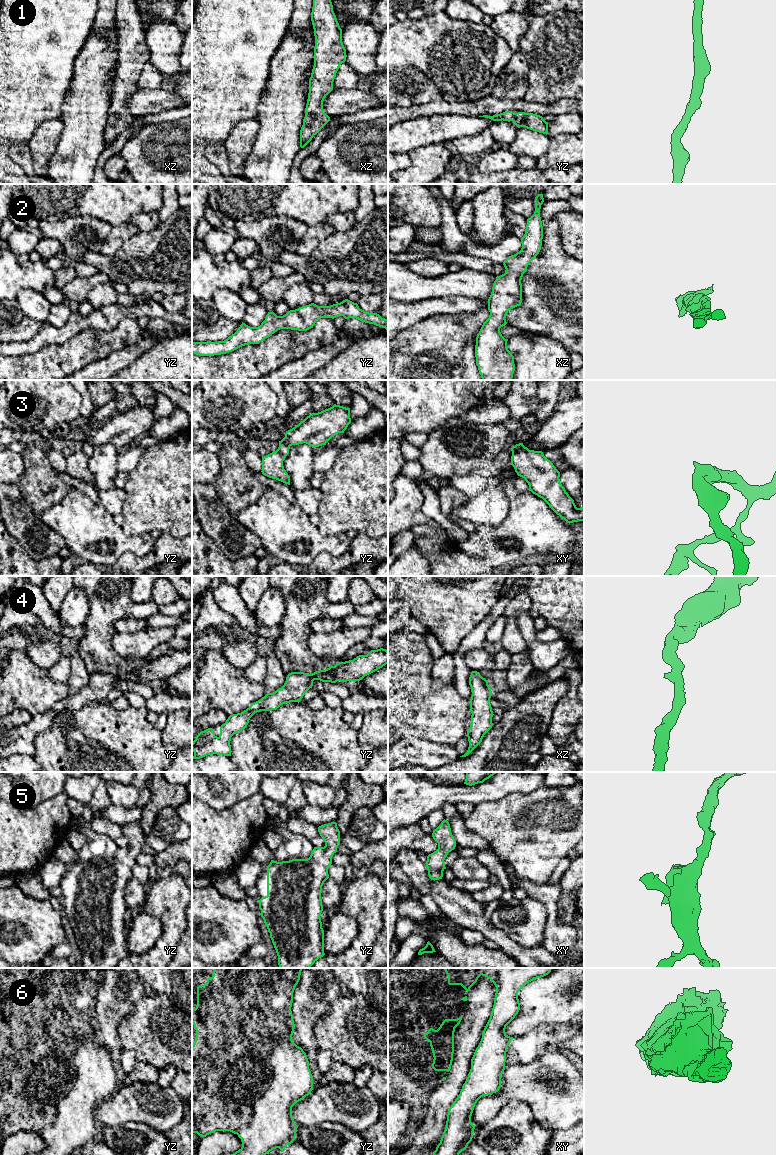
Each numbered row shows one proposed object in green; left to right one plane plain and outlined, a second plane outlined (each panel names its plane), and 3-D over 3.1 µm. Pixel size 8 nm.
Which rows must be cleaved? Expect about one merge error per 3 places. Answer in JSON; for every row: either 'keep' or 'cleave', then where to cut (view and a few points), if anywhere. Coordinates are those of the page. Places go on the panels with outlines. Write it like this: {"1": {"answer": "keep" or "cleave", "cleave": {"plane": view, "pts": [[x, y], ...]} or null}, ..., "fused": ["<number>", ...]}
{"1": {"answer": "keep", "cleave": null}, "2": {"answer": "keep", "cleave": null}, "3": {"answer": "keep", "cleave": null}, "4": {"answer": "keep", "cleave": null}, "5": {"answer": "keep", "cleave": null}, "6": {"answer": "keep", "cleave": null}, "fused": []}

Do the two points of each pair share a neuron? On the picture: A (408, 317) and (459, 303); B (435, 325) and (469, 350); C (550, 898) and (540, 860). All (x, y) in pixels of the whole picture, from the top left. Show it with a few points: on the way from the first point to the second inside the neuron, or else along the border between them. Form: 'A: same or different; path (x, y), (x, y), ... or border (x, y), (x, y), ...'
A: same; path (421, 310), (434, 305), (446, 305)
B: different; border (475, 340), (471, 341), (463, 350), (463, 369)
C: different; border (523, 879), (529, 879), (538, 884), (547, 882)

